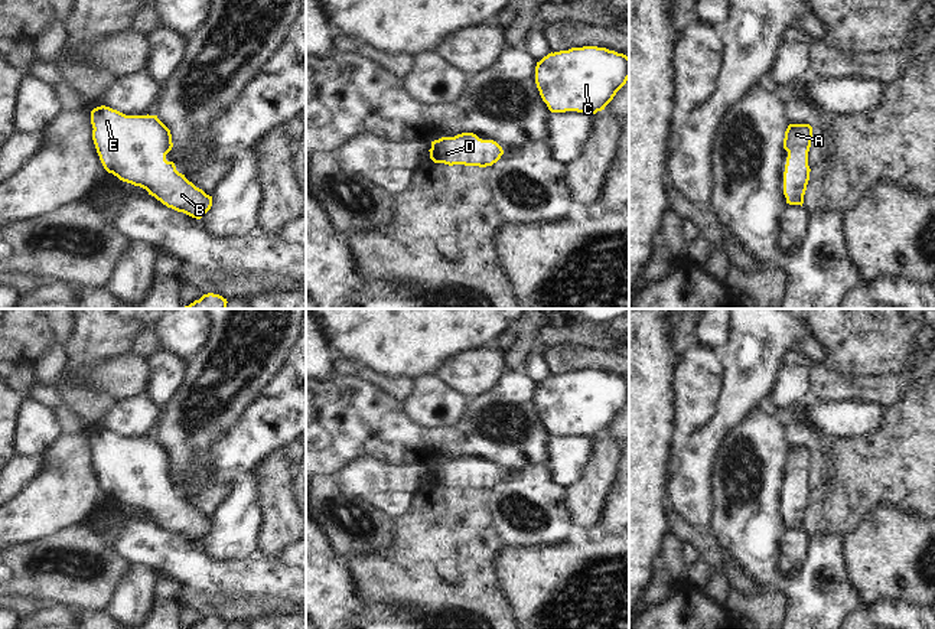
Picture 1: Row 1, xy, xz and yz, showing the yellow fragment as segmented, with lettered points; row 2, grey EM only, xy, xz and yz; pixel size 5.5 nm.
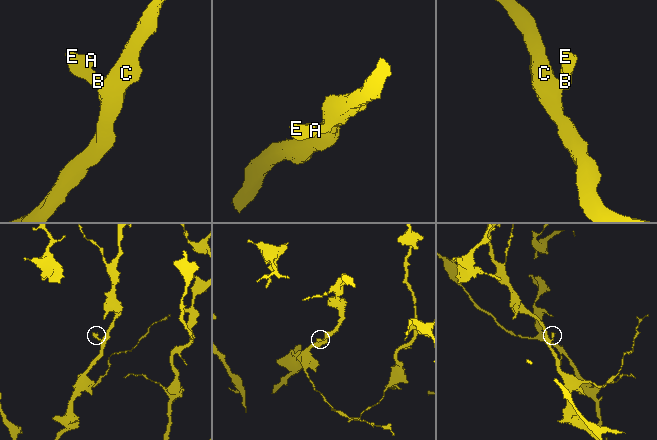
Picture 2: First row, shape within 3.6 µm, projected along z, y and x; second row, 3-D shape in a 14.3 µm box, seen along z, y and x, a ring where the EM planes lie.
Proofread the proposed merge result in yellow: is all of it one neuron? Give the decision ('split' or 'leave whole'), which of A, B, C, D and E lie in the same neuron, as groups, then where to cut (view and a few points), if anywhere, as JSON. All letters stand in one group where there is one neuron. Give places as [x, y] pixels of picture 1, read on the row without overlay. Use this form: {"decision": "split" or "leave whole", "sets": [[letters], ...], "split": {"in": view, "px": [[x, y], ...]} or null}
{"decision": "leave whole", "sets": [["A", "B", "C", "D", "E"]], "split": null}

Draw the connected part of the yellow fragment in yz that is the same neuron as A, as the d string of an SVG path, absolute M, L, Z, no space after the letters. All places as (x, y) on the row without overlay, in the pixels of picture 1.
M789 447L785 454L783 472L788 475L783 495L783 518L786 527L804 527L809 503L808 475L811 470L812 450L809 447Z

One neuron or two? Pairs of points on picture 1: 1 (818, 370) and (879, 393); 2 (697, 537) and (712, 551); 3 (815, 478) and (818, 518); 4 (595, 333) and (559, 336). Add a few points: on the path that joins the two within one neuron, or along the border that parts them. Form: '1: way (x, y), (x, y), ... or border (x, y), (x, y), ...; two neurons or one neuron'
1: way (833, 384), (839, 390), (865, 391); one neuron
2: way (700, 540), (709, 548); one neuron
3: border (826, 459), (824, 486), (811, 495); two neurons
4: way (586, 333), (567, 335); one neuron

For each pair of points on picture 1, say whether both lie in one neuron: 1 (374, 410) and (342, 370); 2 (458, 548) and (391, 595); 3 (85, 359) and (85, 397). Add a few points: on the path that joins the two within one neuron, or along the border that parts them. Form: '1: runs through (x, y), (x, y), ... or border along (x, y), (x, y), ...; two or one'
1: border along (338, 375), (360, 377); two
2: runs through (442, 564), (411, 595), (407, 595); one
3: runs through (80, 368), (78, 388); one

